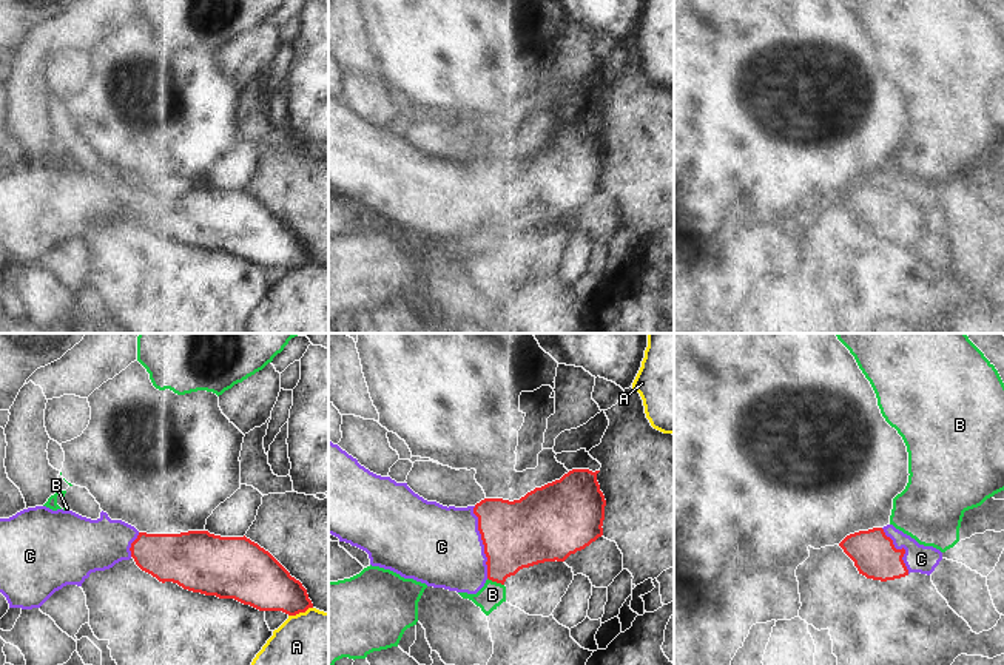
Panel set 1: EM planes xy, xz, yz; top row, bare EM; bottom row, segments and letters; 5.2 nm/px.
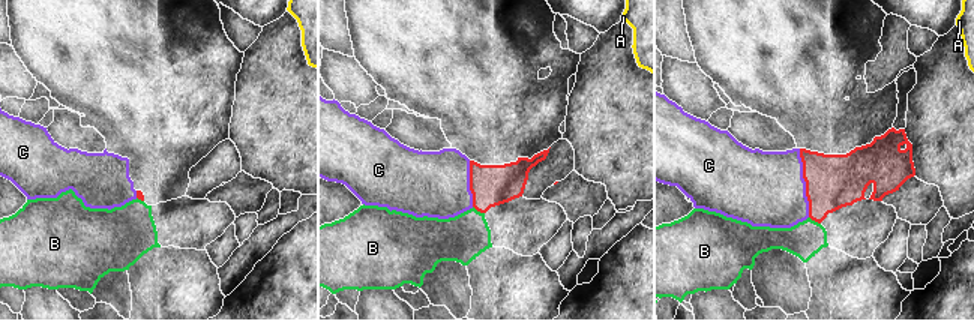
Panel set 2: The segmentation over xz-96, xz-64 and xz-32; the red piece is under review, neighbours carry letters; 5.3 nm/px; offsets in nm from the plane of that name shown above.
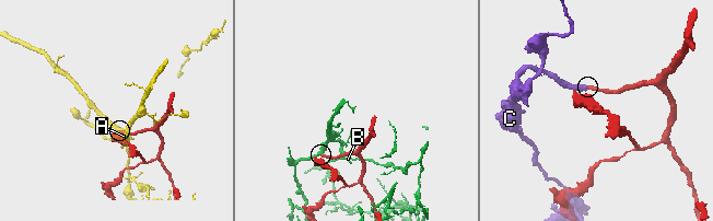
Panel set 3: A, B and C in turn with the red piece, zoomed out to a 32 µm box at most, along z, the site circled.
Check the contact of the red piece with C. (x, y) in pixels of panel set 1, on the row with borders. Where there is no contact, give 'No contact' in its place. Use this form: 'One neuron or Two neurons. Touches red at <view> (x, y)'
One neuron. Touches red at xz (483, 542).

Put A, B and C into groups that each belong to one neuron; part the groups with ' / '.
A / B / C

